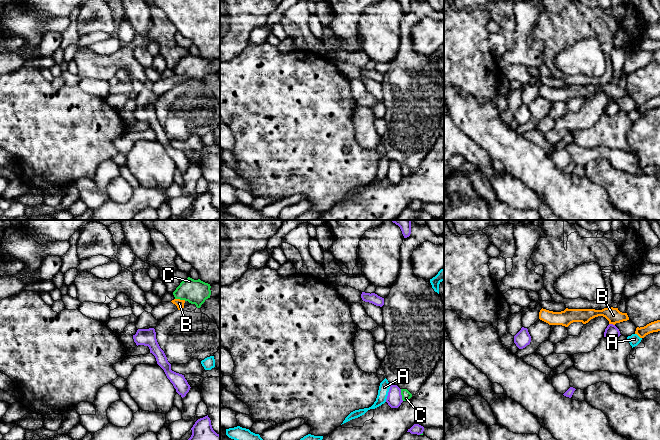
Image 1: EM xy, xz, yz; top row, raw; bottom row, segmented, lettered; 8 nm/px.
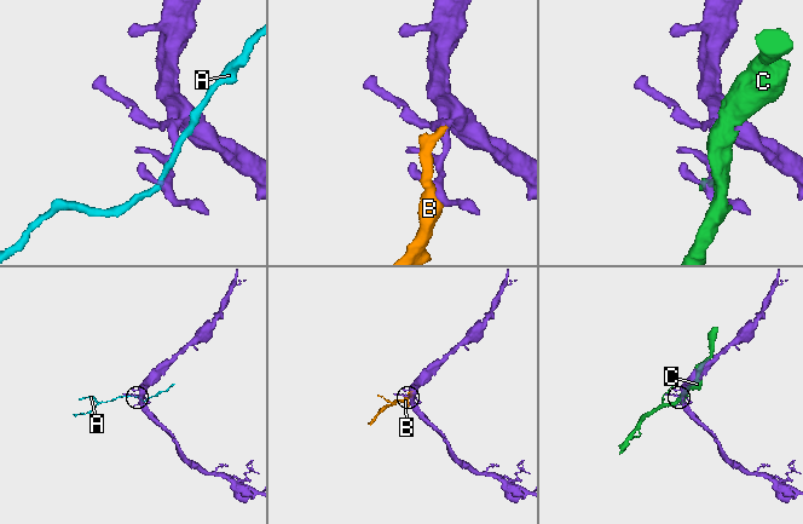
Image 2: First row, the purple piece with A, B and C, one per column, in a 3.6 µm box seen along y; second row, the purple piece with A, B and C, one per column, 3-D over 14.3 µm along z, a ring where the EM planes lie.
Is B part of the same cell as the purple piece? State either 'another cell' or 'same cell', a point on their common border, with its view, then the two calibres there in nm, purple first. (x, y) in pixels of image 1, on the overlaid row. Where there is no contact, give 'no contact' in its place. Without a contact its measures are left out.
another cell; meets purple in yz at (612, 324); 110 nm thick on the purple side, 120 nm on the other

